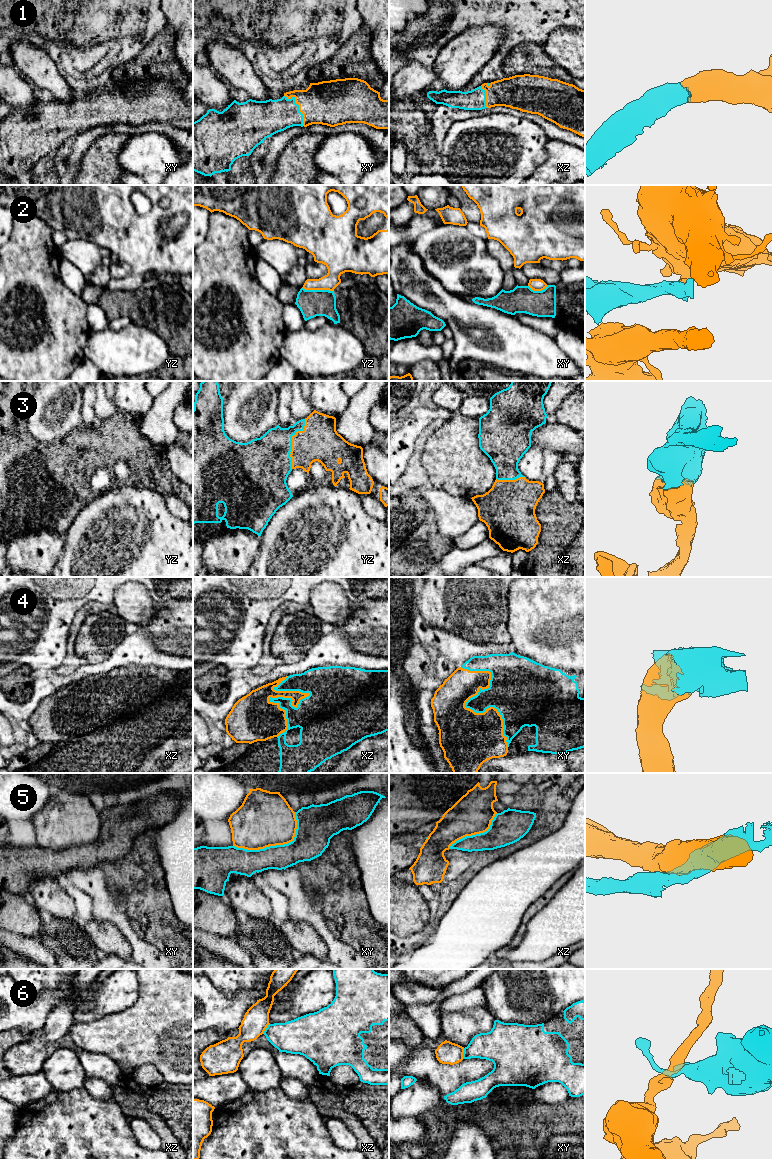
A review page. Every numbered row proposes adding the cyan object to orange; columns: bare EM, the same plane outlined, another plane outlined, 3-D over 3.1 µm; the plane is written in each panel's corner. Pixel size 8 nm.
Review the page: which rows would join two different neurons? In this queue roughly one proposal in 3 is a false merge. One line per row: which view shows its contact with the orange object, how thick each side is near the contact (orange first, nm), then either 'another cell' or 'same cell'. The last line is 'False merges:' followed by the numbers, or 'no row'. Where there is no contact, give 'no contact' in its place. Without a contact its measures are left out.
1: meets orange in xy; 360 nm thick on the orange side, 280 nm on the other; same cell
2: meets orange in yz; 160 nm thick on the orange side, 220 nm on the other; another cell
3: meets orange in yz; 320 nm thick on the orange side, 380 nm on the other; same cell
4: meets orange in xz; 300 nm thick on the orange side, 360 nm on the other; same cell
5: meets orange in xy; 440 nm thick on the orange side, 240 nm on the other; another cell
6: meets orange in xy; 180 nm thick on the orange side, 240 nm on the other; another cell
False merges: 2, 5, 6

